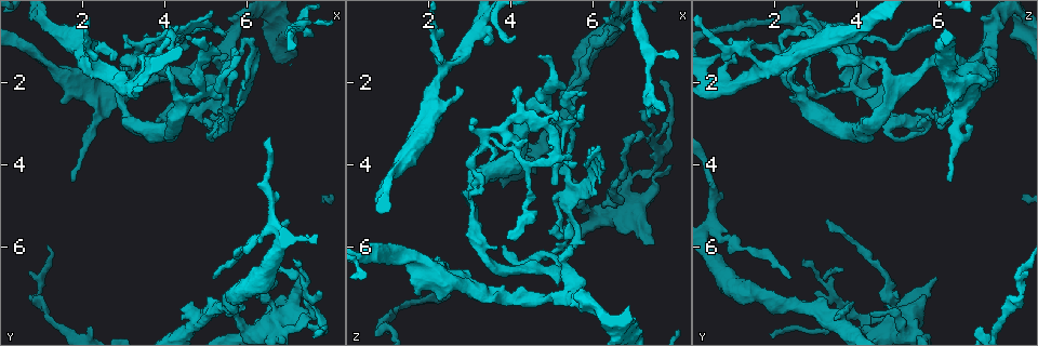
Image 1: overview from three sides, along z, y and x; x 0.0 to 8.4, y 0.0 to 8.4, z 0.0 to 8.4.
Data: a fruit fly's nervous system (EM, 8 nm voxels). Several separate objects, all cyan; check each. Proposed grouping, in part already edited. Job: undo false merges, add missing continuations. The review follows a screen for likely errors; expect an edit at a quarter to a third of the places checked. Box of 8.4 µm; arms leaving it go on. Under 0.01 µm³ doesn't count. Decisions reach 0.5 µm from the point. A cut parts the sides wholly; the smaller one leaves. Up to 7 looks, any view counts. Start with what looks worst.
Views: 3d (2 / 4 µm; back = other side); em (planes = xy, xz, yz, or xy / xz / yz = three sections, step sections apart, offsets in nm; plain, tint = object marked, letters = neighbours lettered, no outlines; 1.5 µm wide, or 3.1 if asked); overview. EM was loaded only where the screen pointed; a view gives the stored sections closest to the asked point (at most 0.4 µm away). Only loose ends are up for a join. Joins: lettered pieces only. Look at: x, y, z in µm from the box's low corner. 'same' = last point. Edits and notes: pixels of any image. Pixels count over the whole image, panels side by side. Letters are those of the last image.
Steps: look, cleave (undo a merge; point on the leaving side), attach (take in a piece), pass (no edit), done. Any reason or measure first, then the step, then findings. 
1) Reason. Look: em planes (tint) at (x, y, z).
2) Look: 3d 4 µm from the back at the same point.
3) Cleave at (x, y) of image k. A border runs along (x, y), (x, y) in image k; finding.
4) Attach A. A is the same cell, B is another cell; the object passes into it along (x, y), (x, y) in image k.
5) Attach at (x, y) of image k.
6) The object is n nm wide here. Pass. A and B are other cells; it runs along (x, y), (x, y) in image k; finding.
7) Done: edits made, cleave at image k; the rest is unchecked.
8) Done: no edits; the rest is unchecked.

Free end. Look: em yz step 4 (tint) at (7.40, 6.70, 5.90).

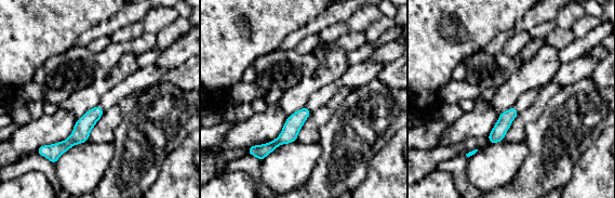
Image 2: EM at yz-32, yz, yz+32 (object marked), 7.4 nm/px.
Look: em planes (letters) at the same point.

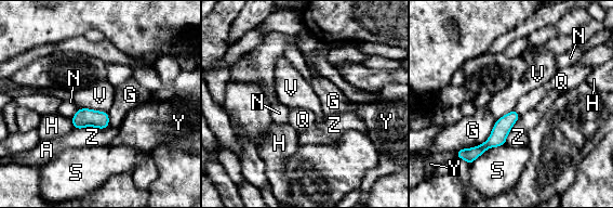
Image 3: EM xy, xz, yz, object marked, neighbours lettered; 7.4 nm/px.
The longest contact is with S, 320 nm. Attach Q. Q is the same cell, A, G, H, N, S, V, Y and Z are other cells; the object passes into it along (503, 126), (517, 112), (528, 102) in image 3; it goes on there.

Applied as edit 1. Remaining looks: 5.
Look: overview.

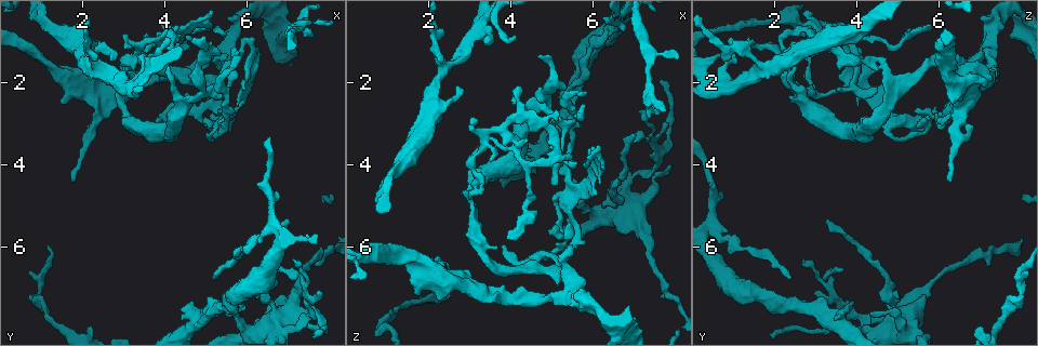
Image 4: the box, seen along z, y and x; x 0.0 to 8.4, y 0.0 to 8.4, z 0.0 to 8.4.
Thin end. Look: em planes (plain) at (4.15, 0.95, 0.85).

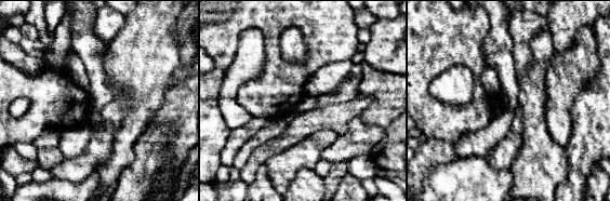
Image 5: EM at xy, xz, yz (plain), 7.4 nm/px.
See the neighbours. Look: em planes (letters) at the same point.

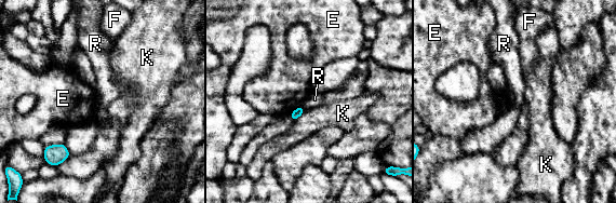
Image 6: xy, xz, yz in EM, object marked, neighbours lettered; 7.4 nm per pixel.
Pass. E, F, K and R are other cells; none of them fits.

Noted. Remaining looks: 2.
Branch stops here. Look: em xz step 8 (tint) at (6.80, 6.60, 3.60).

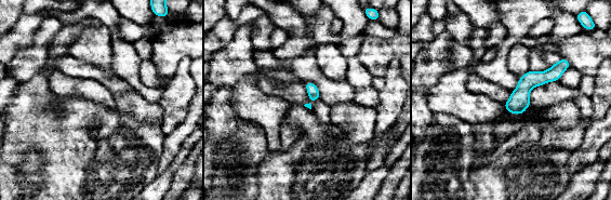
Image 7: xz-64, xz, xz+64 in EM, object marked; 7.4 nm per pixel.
Look: em planes (letters) at the same point.

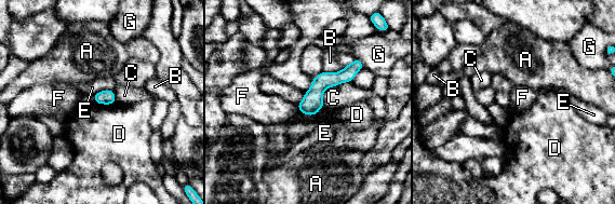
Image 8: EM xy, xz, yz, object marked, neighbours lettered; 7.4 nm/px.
Pass. A, B, C, D, E, F and G are other cells; it runs along (360, 65), (329, 79), (302, 109) in image 8; no lettered piece goes on from it.

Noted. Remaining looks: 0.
Done: edits made, attach at image 3; the rest is unchecked.

